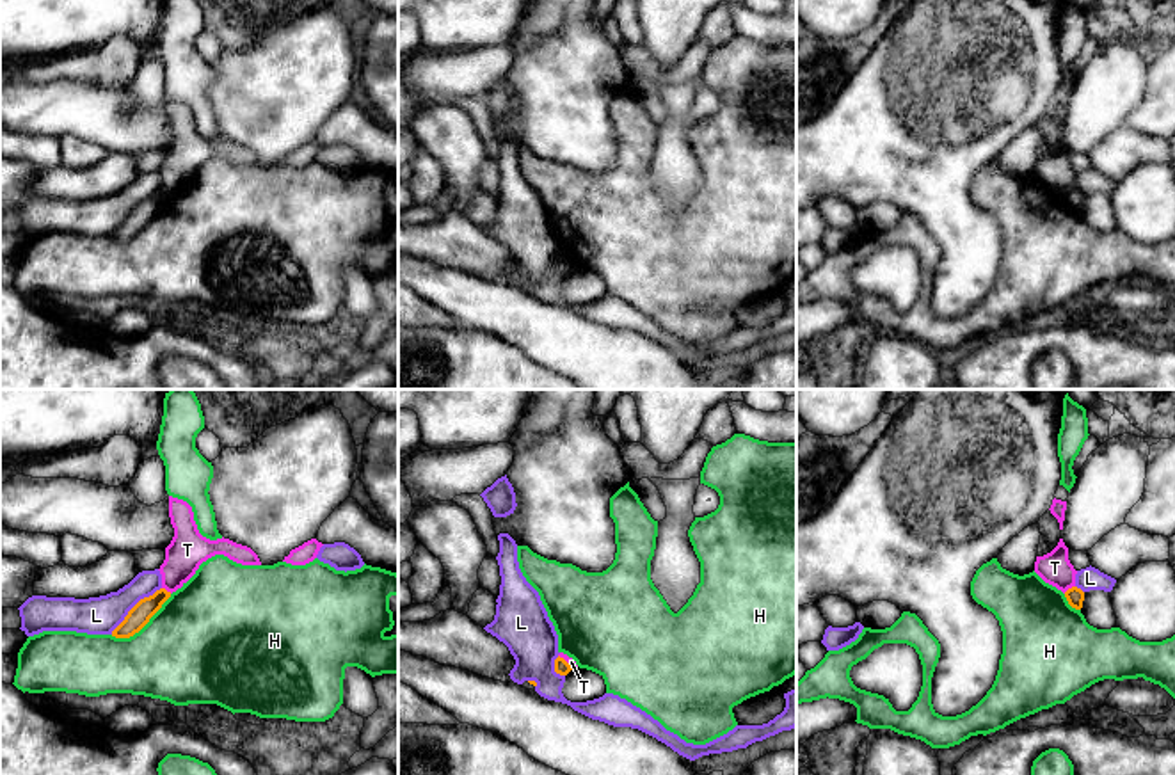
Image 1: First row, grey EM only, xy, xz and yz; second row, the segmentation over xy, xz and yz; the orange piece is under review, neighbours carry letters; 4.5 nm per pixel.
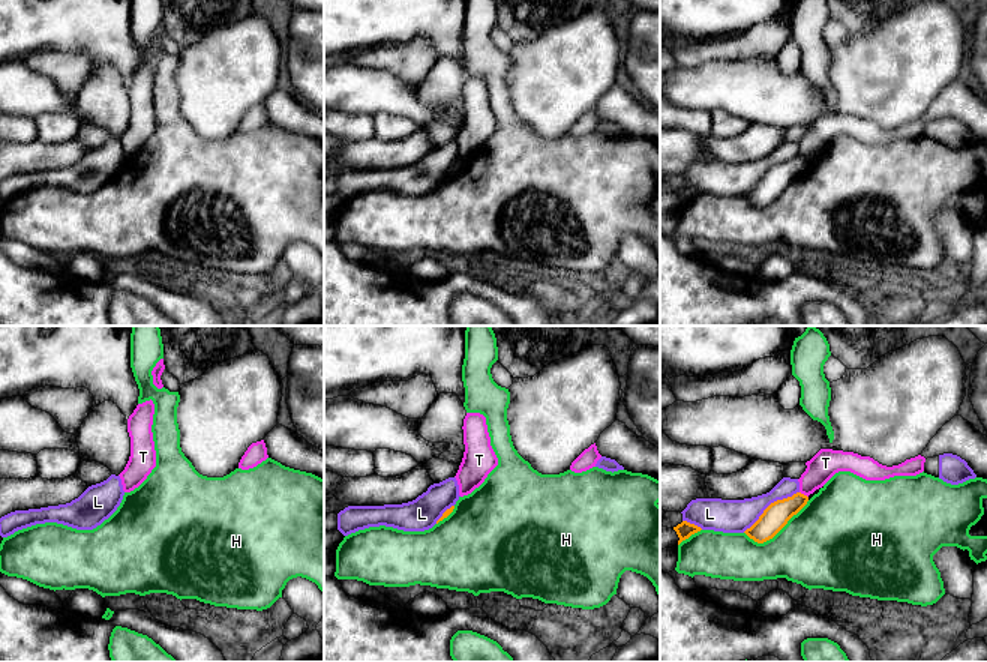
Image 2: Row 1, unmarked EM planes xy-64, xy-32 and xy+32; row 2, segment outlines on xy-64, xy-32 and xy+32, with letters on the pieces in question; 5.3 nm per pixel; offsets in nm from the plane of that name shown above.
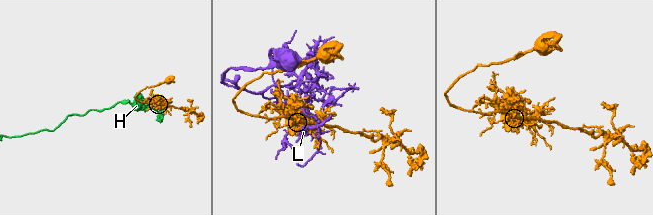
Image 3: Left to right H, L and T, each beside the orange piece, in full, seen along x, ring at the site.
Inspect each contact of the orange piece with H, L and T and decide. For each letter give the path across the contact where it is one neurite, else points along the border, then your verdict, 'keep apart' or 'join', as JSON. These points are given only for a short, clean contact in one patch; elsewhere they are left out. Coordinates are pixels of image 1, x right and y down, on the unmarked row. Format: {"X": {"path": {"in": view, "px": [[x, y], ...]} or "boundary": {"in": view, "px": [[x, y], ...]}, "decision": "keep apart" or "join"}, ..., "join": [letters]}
{"H": {"decision": "keep apart"}, "L": {"decision": "keep apart"}, "T": {"boundary": {"in": "yz", "px": [[1074, 187], [1063, 194]]}, "decision": "keep apart"}, "join": []}

